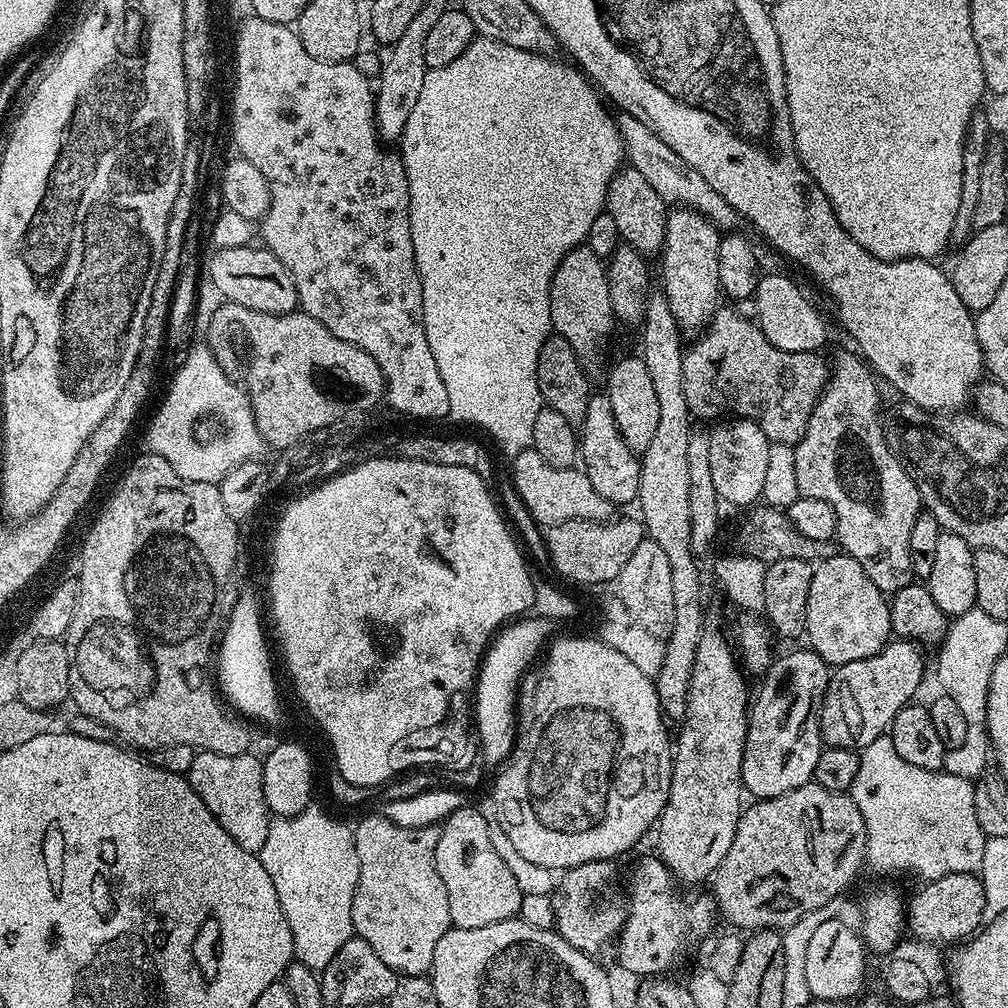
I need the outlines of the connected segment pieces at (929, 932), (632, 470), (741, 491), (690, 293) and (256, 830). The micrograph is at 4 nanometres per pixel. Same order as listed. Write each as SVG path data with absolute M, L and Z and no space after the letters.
M950 873L937 880L927 881L921 892L916 892L906 904L906 928L928 944L952 944L963 942L985 923L987 913L986 894L979 875Z
M594 394L586 406L586 418L578 428L578 456L582 470L590 478L590 486L602 494L614 506L628 504L640 495L640 456L629 446L626 438L614 422L614 410L610 410L610 398L606 394Z
M732 418L729 424L711 429L710 471L714 490L728 504L752 504L759 501L766 486L766 466L770 466L770 441L753 420Z
M680 206L669 211L666 238L659 257L660 272L664 275L662 295L670 302L670 314L674 314L681 329L703 329L718 307L716 299L722 296L718 282L718 246L721 235L721 229L713 226L701 212L695 212L693 208Z
M197 751L186 779L198 798L206 802L206 810L210 810L214 818L218 818L222 830L226 830L226 834L230 834L230 838L234 838L234 842L238 842L242 850L259 854L266 842L270 813L262 786L264 765L259 755L252 755L231 756Z

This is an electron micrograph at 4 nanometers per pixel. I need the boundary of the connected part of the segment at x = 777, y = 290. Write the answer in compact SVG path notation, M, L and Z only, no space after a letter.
M761 275L756 287L755 298L758 312L754 317L762 334L778 350L787 352L820 352L824 339L828 336L828 328L820 317L820 312L804 297L804 292L788 276Z

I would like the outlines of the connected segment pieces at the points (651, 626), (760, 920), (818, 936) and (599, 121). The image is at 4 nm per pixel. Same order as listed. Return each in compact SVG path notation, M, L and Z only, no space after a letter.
M644 539L630 554L626 566L616 575L614 581L615 595L620 598L639 625L650 630L655 638L662 641L674 630L674 593L670 583L670 562L658 546L658 542Z
M809 782L798 786L798 790L790 790L785 796L756 800L741 811L734 830L734 842L730 842L726 858L722 858L711 877L710 892L719 915L723 919L725 916L734 927L783 930L798 922L802 914L810 914L810 910L818 910L818 906L826 906L826 902L837 899L860 867L865 867L866 850L866 826L851 796Z
M837 918L830 922L822 922L816 933L810 937L806 946L806 986L810 986L810 994L817 1000L838 1000L847 1002L851 996L861 995L860 987L864 984L864 952L866 945L861 933L856 932L848 924L843 924L843 919Z
M473 40L461 56L450 62L450 66L428 69L426 82L422 82L422 91L418 93L418 102L410 113L410 122L406 122L406 130L398 141L398 155L404 162L408 179L410 234L414 242L416 268L422 282L426 342L430 342L434 362L438 362L438 374L442 374L442 382L446 382L451 419L461 420L464 424L477 424L482 431L489 432L500 443L501 450L508 458L514 458L531 445L534 418L538 418L542 407L536 371L538 350L542 350L553 331L550 318L551 280L559 263L587 241L590 226L594 226L594 218L605 211L610 182L626 160L620 125L617 117L611 116L604 109L605 101L601 93L593 87L579 67L552 59L556 58L548 54L527 52L518 46L506 46L497 40Z

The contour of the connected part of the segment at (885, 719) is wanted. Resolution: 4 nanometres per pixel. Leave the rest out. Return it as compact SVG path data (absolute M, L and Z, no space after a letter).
M892 638L881 652L870 658L835 665L820 701L821 741L829 748L861 750L885 735L898 710L910 703L924 680L924 656L920 652L923 652L921 645Z

